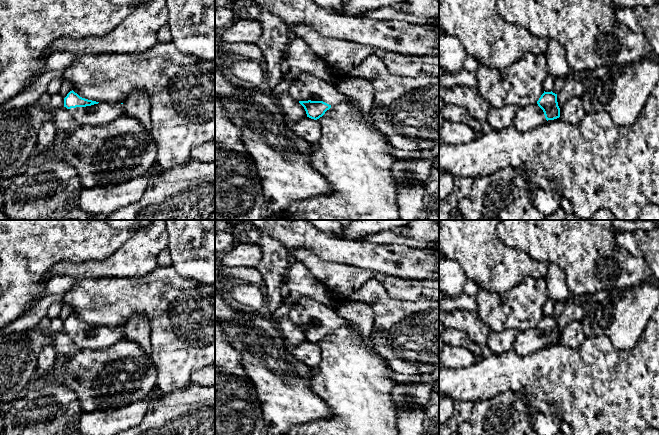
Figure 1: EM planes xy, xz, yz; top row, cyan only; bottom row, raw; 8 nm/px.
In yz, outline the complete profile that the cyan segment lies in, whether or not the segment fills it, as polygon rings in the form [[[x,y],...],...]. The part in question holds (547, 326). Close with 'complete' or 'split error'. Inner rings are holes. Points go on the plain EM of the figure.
[[[545,316],[535,328],[519,331],[512,345],[512,351],[521,356],[532,354],[548,344],[560,341],[557,318]]]; split error

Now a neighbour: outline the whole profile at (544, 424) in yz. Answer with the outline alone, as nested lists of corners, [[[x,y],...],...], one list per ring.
[[[538,412],[530,417],[530,421],[539,435],[556,435],[560,431],[561,419],[556,414]]]

